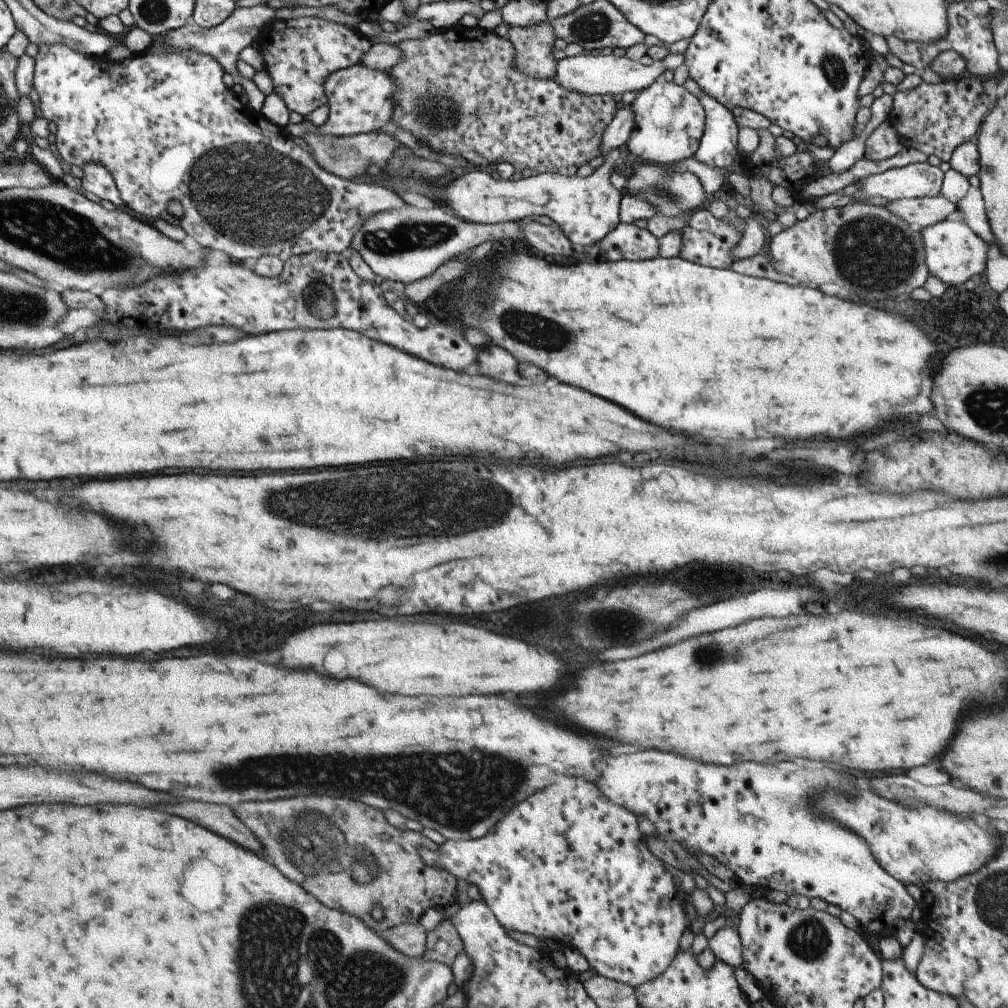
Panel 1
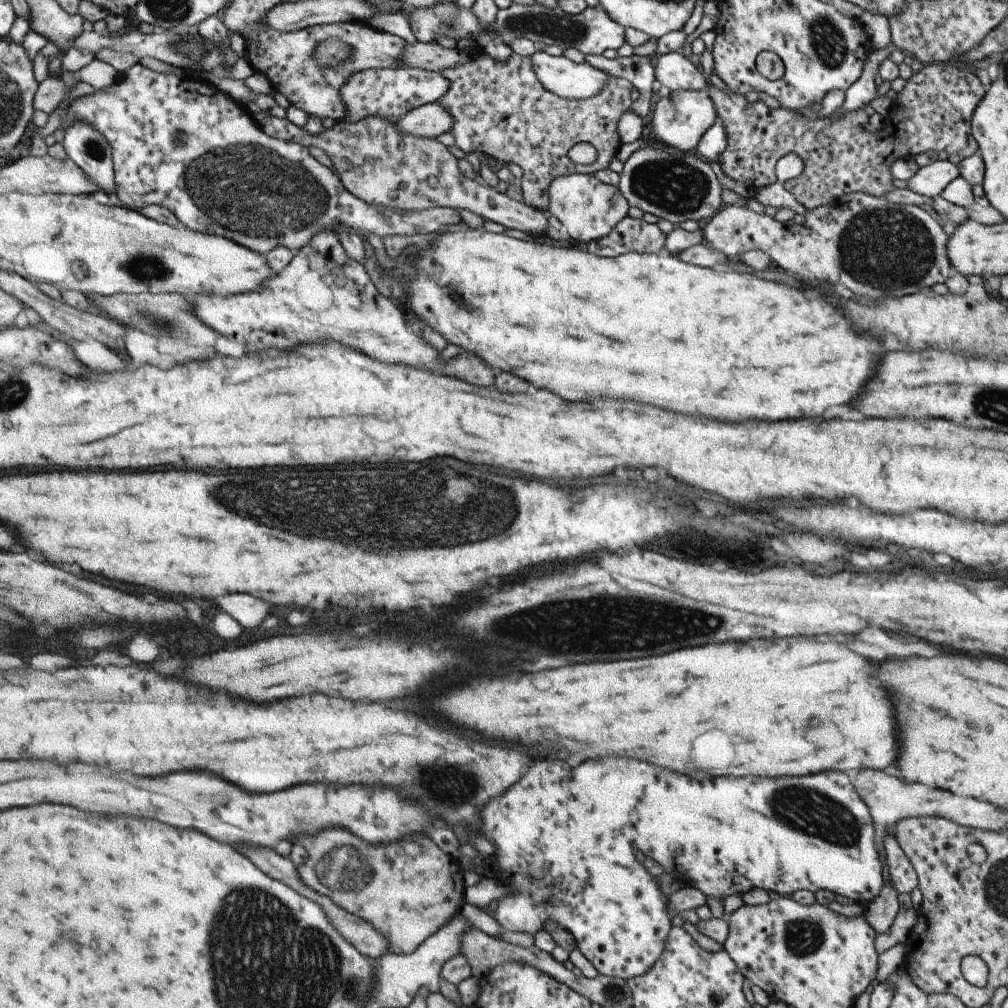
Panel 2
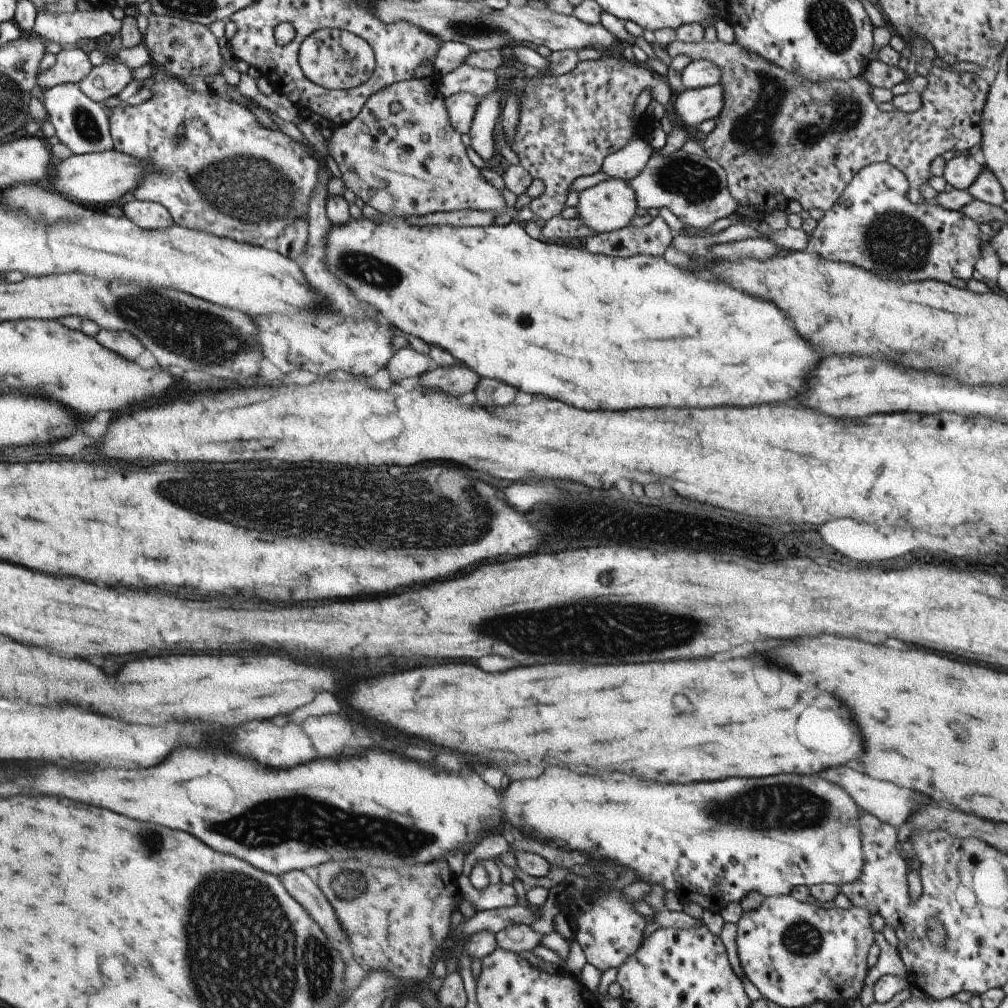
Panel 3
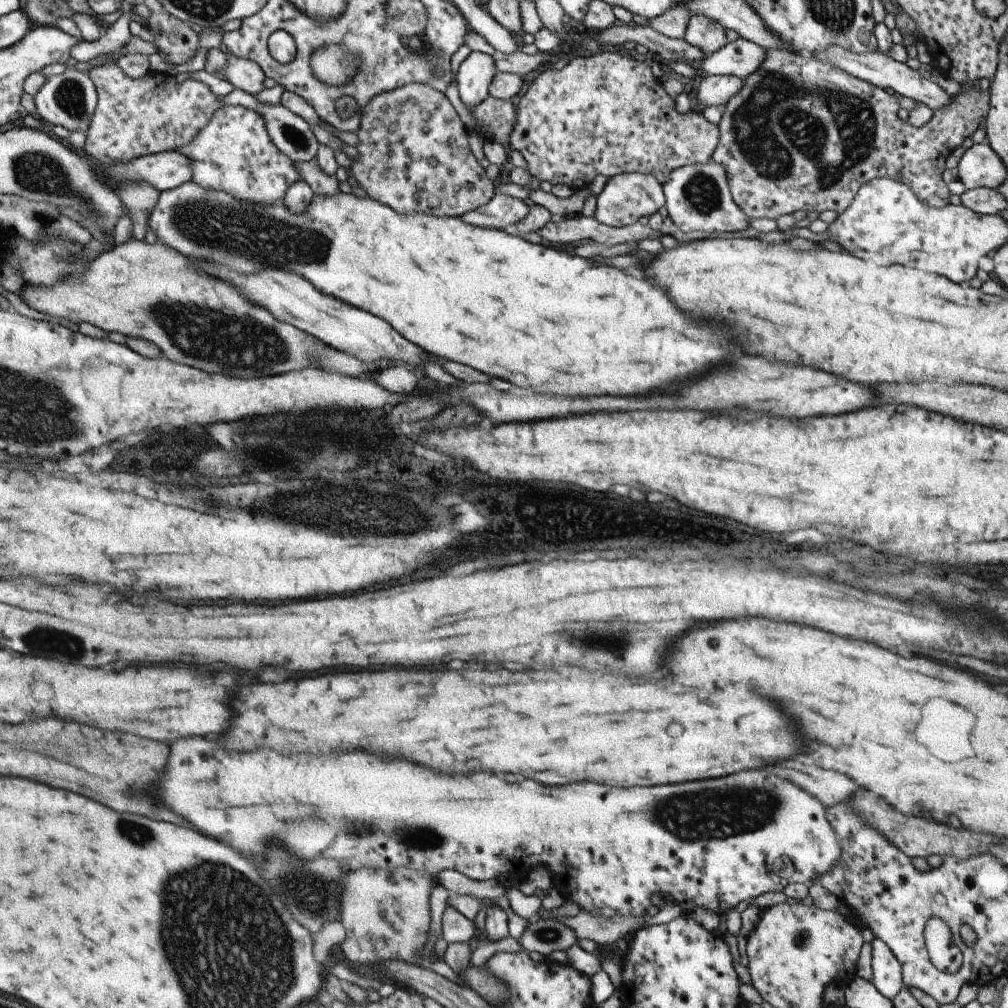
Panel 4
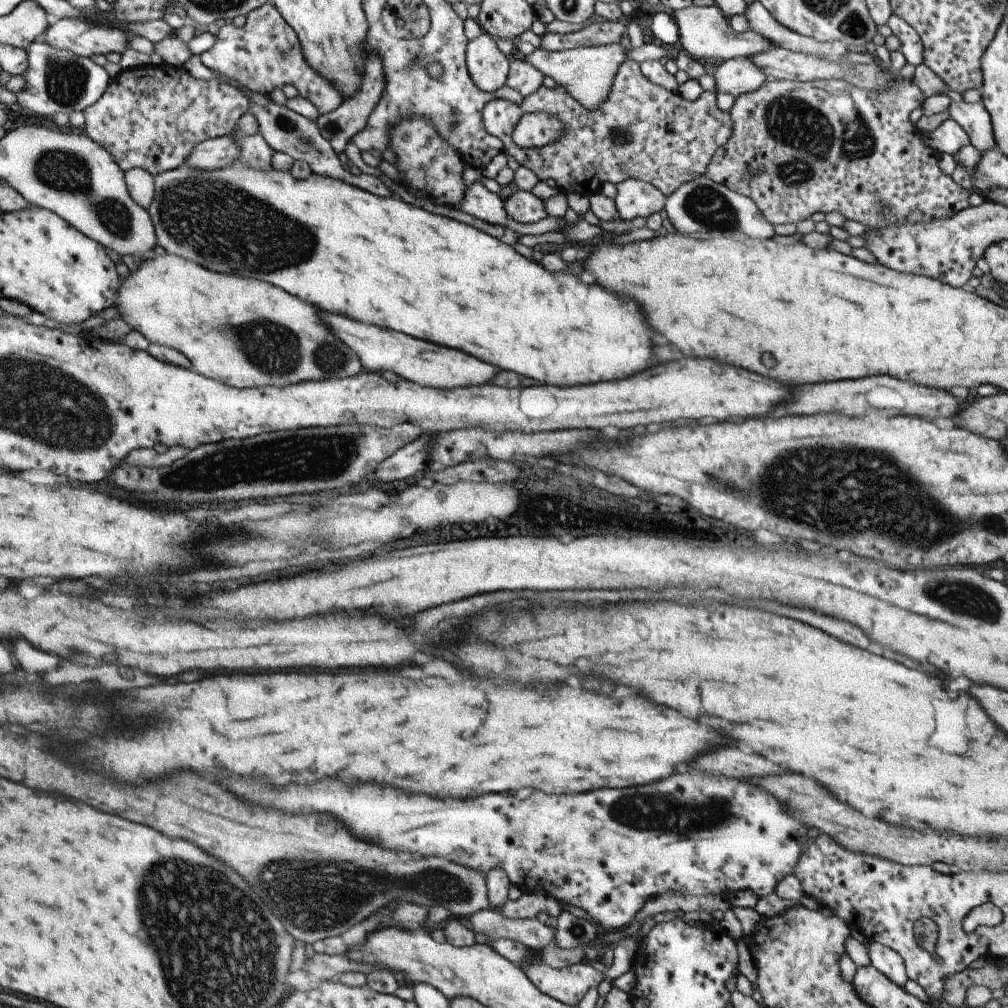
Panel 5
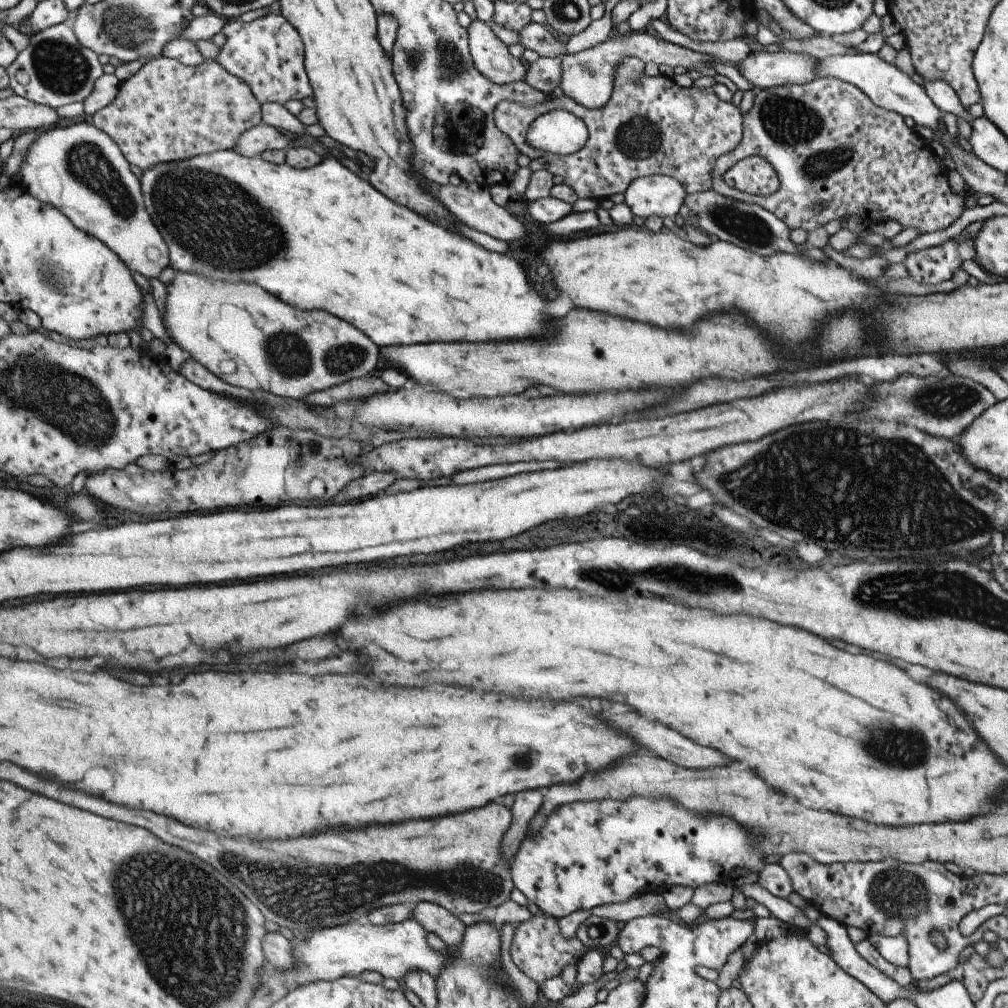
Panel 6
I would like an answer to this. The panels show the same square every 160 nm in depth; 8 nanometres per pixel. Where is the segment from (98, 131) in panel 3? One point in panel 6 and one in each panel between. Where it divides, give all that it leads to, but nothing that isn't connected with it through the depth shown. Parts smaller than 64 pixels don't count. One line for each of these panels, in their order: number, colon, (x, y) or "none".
4: (68, 99)
5: (55, 80)
6: (54, 69)

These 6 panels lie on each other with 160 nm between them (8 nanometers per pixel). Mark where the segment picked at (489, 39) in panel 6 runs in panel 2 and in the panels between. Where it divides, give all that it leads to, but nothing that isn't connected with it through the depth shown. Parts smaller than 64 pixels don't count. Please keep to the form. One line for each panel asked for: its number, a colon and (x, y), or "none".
2: (429, 120)
3: (460, 107)
4: (474, 74)
5: (488, 67)

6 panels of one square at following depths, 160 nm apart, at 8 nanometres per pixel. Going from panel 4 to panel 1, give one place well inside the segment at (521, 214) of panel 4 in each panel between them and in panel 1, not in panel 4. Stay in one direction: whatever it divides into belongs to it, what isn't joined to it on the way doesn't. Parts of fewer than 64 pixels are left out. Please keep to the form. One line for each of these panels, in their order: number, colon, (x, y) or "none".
1: (166, 128)
2: (227, 177)
3: (465, 218)

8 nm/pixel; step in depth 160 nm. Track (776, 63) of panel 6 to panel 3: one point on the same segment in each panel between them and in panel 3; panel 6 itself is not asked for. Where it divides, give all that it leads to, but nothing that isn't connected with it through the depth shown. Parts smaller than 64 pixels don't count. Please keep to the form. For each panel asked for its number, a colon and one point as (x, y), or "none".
3: (693, 106)
4: (716, 90)
5: (739, 75)

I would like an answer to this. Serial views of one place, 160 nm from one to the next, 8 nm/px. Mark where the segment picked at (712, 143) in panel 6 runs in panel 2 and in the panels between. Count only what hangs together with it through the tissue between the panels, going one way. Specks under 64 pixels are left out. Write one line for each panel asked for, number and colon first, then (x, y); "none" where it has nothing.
2: (501, 109)
3: (567, 125)
4: (606, 114)
5: (641, 131)

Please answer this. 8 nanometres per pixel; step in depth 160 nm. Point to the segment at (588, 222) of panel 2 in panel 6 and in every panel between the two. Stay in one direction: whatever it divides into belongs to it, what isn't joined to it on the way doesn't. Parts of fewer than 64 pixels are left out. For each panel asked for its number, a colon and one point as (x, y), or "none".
3: (609, 205)
4: (624, 198)
5: (634, 197)
6: (657, 195)

